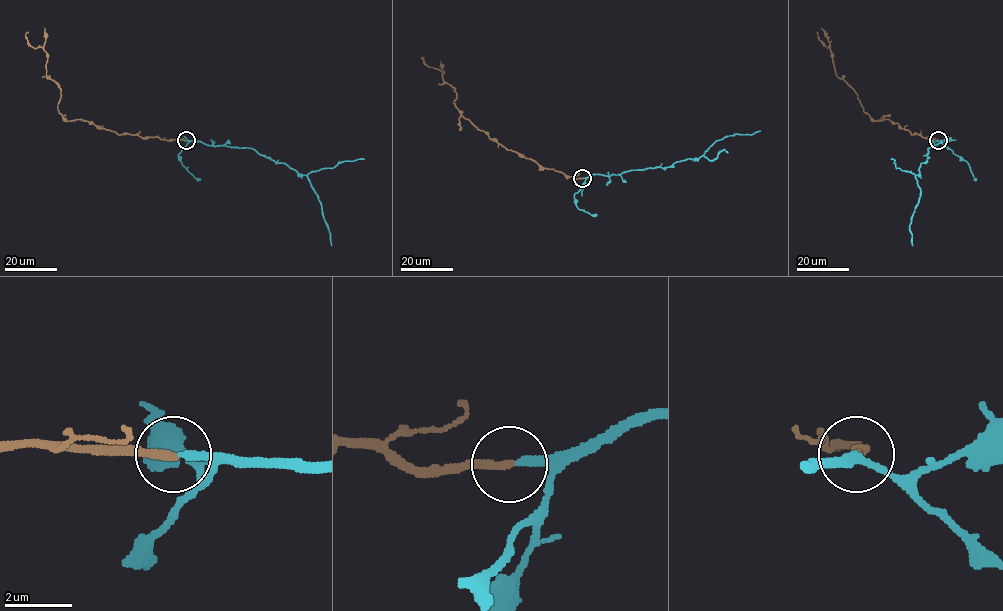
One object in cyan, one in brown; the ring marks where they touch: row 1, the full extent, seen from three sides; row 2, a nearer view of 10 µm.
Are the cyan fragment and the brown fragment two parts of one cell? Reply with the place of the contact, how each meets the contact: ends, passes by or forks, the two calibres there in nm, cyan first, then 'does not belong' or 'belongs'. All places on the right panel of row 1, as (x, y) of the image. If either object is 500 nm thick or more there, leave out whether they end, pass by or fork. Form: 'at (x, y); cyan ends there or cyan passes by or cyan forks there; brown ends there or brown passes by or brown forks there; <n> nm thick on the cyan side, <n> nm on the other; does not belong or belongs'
at (938, 140); cyan ends there; brown ends there; 220 nm thick on the cyan side, 240 nm on the other; belongs

